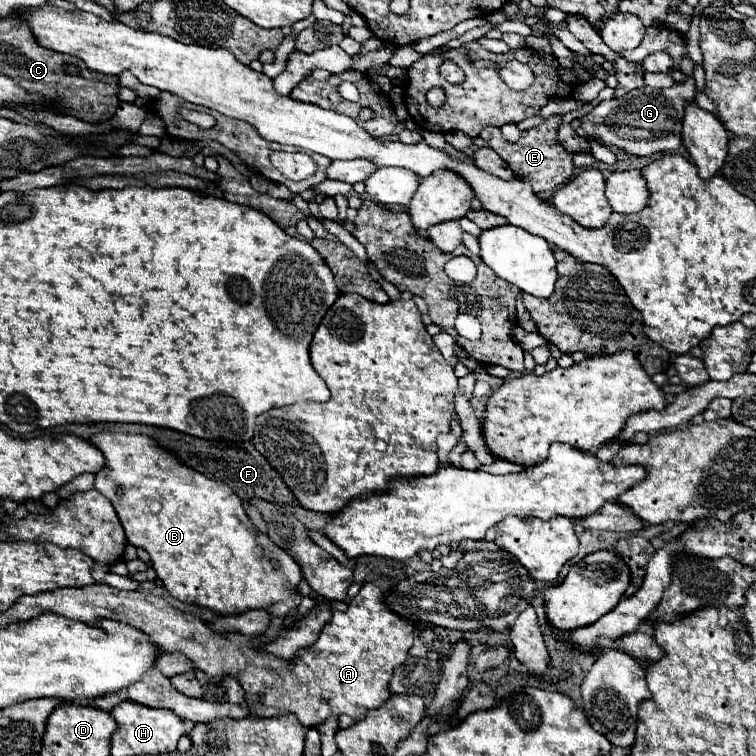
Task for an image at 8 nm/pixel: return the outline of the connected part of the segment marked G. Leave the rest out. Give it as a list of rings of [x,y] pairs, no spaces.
[[[686,76],[684,82],[674,82],[674,86],[660,90],[642,86],[628,92],[624,98],[612,98],[600,102],[586,116],[582,116],[580,122],[588,136],[634,156],[648,158],[660,152],[674,152],[680,146],[684,104],[694,98],[694,90],[696,84],[692,76]]]

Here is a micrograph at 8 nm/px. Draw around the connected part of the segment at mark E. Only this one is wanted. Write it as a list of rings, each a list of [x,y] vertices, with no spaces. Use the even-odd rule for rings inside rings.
[[[550,116],[544,124],[523,132],[516,144],[506,142],[506,138],[500,132],[500,128],[496,128],[496,126],[484,126],[482,132],[480,132],[480,138],[486,140],[488,146],[492,150],[496,150],[506,160],[506,164],[514,170],[514,174],[520,180],[528,182],[536,194],[540,194],[540,192],[552,192],[558,186],[566,184],[572,178],[572,174],[574,174],[572,154],[566,152],[556,142],[556,130],[558,130],[560,124],[562,124],[560,116]]]

